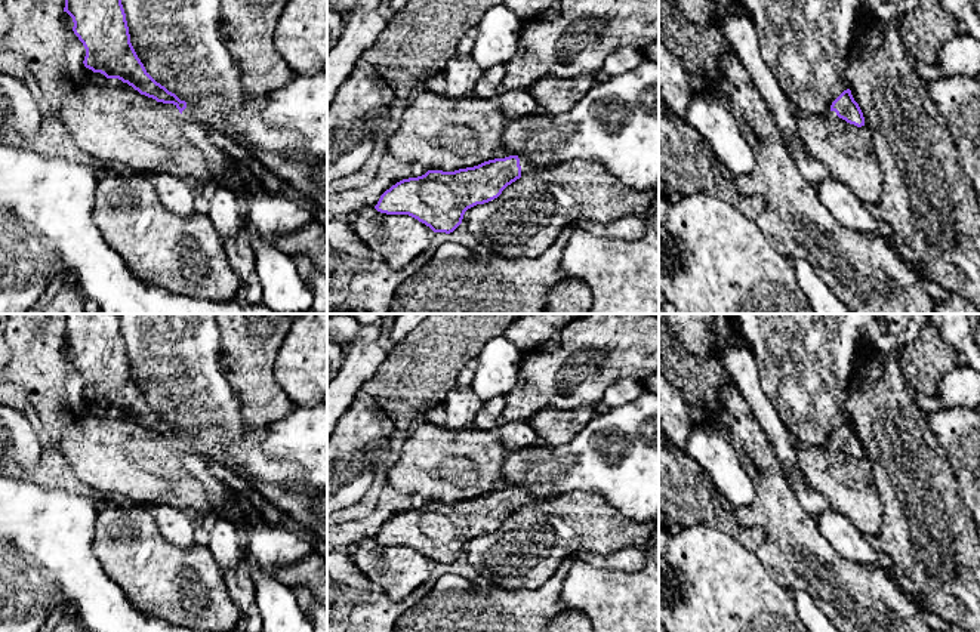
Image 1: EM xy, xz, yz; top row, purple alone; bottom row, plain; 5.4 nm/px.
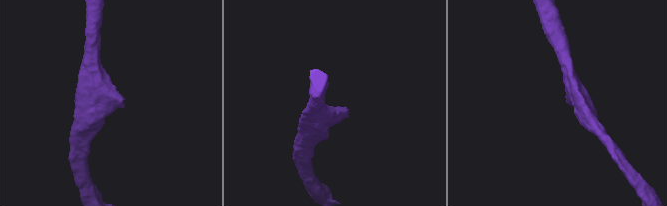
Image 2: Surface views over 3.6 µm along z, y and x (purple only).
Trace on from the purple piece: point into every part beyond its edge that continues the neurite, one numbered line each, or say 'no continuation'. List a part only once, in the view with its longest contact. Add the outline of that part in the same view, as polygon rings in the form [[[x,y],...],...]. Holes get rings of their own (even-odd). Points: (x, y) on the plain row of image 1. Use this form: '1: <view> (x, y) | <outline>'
1: xz (527, 499) | [[[518,488],[518,490],[520,490],[520,497],[521,497],[521,506],[523,508],[524,506],[531,506],[539,500],[539,497],[536,497],[534,494],[531,494],[526,490],[521,490],[521,488]]]

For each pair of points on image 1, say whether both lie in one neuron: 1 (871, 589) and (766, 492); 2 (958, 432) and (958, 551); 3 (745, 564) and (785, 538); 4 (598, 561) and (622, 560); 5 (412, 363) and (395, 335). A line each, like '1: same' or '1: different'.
1: same
2: different
3: different
4: same
5: different

